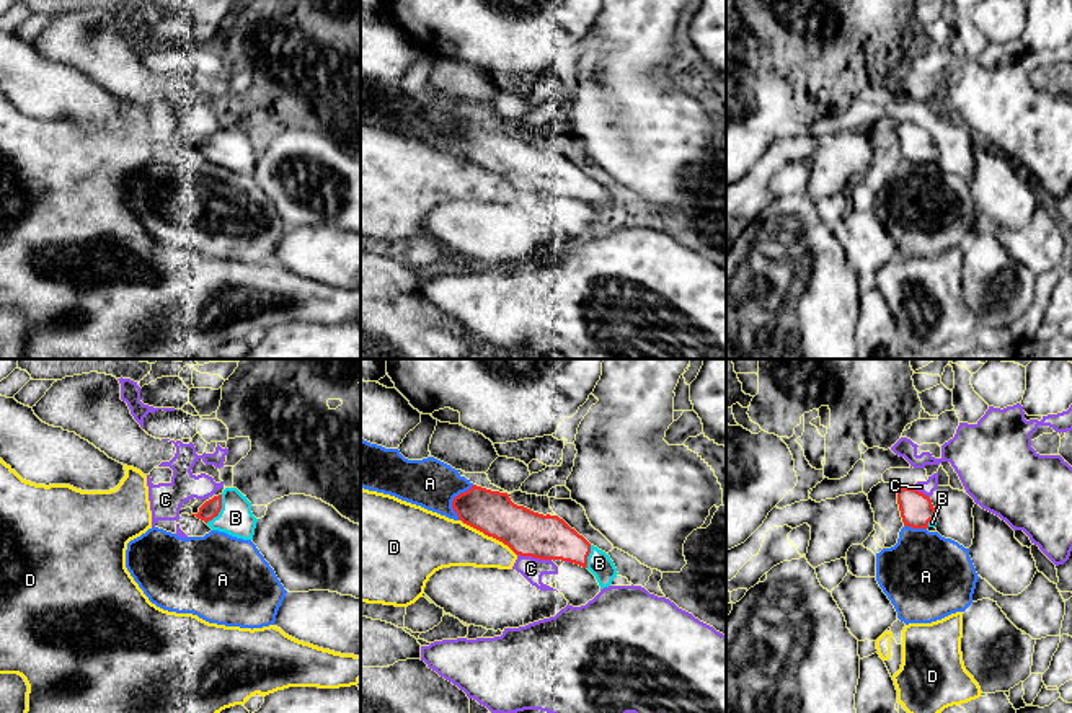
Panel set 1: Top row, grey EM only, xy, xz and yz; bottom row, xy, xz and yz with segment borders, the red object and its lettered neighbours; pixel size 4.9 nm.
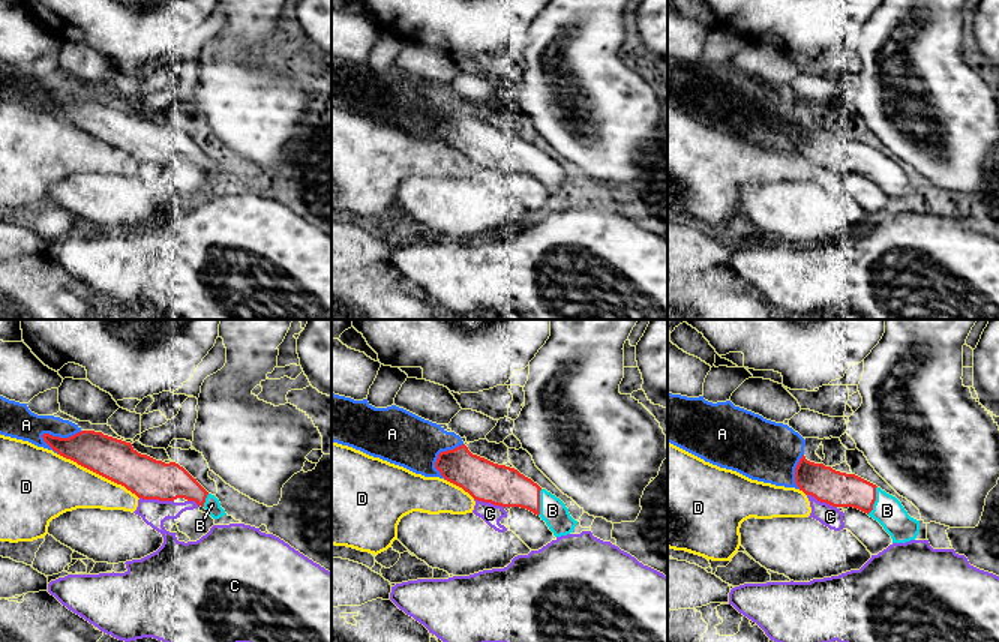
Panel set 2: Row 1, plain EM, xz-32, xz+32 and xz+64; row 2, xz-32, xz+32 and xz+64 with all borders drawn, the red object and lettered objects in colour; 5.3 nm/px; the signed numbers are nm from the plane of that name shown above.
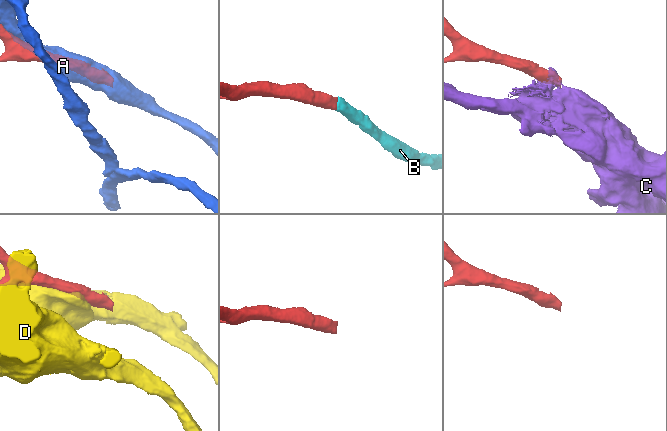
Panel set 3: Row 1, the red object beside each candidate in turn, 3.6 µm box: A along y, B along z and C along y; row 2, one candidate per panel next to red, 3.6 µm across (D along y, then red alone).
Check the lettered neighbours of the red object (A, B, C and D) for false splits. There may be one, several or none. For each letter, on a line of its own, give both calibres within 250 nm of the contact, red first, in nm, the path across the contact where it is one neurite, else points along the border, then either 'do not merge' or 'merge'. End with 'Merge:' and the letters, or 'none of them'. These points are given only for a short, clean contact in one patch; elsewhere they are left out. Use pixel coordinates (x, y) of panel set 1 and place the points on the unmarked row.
A: 220 nm thick on the red side, 240 nm on the other; do not merge
B: 90 nm thick on the red side, 170 nm on the other; runs through xy (209, 144), (219, 146), (230, 147), (235, 152); merge
C: 220 nm thick on the red side, 110 nm on the other; do not merge
D: 220 nm thick on the red side, 260 nm on the other; do not merge
Merge: B

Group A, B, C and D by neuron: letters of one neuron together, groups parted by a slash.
A / B / C / D

